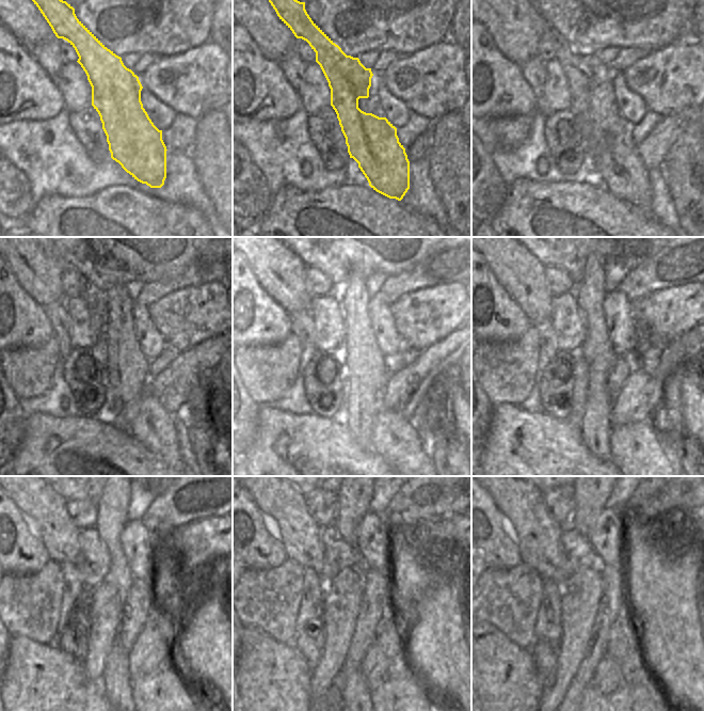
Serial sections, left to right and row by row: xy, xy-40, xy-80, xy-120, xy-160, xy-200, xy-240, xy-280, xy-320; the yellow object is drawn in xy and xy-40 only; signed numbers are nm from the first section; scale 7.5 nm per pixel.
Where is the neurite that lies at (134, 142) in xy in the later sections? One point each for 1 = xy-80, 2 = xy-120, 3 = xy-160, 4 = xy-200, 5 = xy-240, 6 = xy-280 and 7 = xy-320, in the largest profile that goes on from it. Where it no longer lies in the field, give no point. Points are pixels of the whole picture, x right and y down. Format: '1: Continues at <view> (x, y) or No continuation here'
1: Continues at xy-80 (625, 176)
2: Continues at xy-120 (147, 421)
3: Continues at xy-160 (396, 439)
4: Continues at xy-200 (636, 449)
5: Continues at xy-240 (162, 693)
6: Continues at xy-280 (410, 693)
7: Continues at xy-320 (652, 693)

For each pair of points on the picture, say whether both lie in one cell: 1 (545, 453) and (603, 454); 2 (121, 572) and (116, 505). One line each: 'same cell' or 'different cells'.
1: different cells
2: same cell

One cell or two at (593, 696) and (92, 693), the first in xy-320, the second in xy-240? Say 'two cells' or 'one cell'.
two cells

